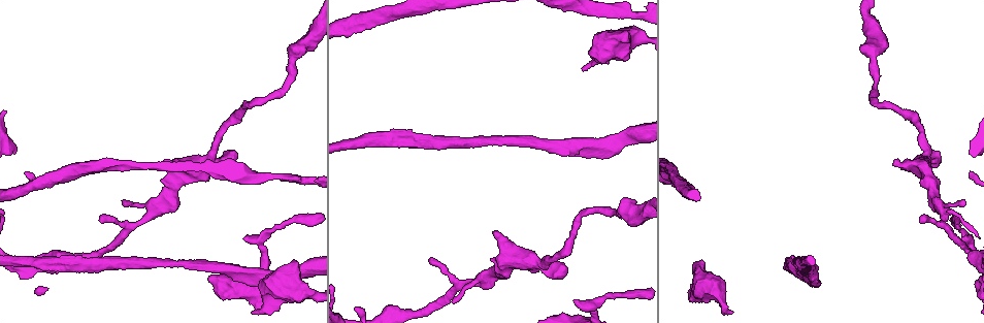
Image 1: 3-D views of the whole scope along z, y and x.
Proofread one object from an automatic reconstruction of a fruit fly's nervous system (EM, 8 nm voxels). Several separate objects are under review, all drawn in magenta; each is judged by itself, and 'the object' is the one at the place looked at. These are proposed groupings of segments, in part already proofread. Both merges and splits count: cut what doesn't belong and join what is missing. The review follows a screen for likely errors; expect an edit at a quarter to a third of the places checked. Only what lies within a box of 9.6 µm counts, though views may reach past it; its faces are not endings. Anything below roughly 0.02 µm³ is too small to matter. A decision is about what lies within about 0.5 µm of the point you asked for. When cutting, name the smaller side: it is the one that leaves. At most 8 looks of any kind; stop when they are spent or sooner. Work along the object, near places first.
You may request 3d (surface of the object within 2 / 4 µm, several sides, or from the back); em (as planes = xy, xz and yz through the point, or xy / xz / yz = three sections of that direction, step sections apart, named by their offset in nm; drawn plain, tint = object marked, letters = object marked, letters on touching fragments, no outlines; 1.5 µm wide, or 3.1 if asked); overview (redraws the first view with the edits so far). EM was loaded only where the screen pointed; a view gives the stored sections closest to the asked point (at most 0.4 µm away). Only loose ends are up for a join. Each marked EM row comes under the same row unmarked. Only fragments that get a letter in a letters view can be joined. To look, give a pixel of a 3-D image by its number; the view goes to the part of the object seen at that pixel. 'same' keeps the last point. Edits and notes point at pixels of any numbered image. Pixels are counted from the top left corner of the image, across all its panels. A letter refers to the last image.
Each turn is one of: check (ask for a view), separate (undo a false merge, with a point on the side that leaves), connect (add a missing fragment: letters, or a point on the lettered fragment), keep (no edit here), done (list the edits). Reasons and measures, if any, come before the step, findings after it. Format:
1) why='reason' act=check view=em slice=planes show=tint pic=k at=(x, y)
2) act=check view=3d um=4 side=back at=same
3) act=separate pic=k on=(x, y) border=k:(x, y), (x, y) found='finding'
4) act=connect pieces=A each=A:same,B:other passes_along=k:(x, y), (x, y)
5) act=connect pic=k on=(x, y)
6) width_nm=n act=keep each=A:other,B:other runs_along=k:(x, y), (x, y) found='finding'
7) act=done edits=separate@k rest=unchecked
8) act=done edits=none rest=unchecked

why='branch stops here' act=check view=em slice=planes show=tint pic=1 at=(573, 300)

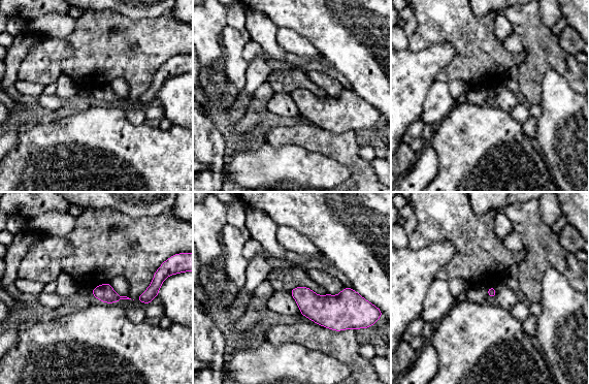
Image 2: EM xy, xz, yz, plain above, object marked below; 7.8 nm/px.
act=check view=em slice=planes show=letters at=same

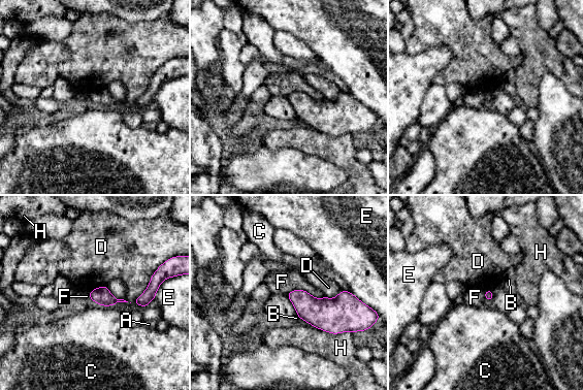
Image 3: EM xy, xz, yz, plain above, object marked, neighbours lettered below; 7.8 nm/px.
act=keep each=A:other,B:other,C:other,D:other,E:other,F:other,H:other border=3:(308, 291), (291, 290), (286, 294) found='none of them fits'

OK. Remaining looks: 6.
act=check view=3d um=4 pic=1 at=(946, 229)

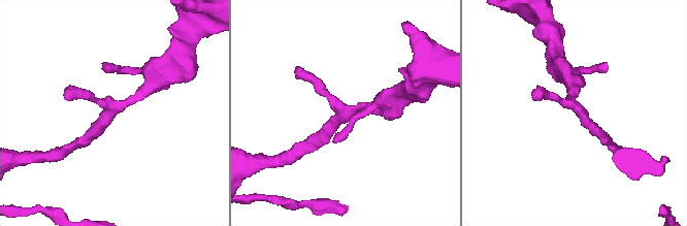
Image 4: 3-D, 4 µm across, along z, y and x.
act=check view=em slice=planes show=tint pic=4 at=(352, 110)

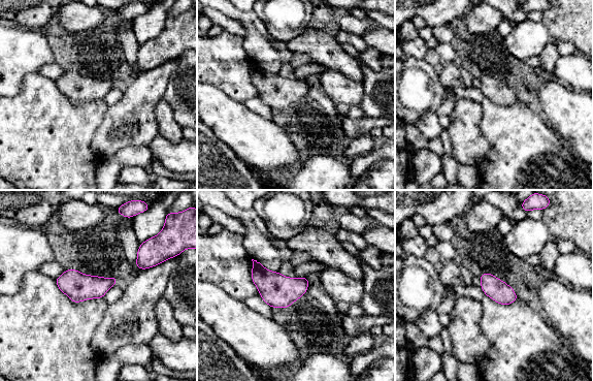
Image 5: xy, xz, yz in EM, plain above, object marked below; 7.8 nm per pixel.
act=check view=em slice=planes show=letters at=same

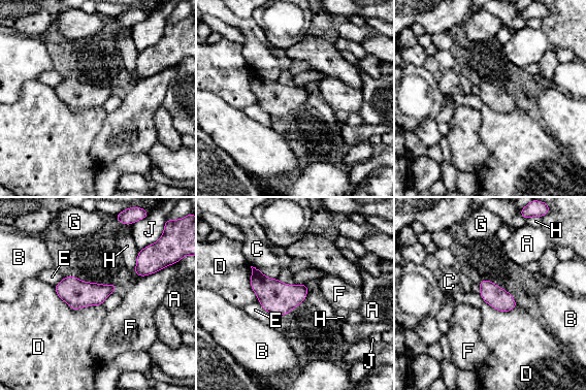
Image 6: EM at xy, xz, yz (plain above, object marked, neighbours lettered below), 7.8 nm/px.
act=keep each=A:other,B:other,C:other,D:other,E:other,F:other,G:other,H:other,J:other border=6:(53, 287), (72, 309), (101, 305) found='one neuron here'

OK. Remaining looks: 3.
why='an open end' act=check view=em slice=yz step=4 show=letters pic=1 at=(255, 285)

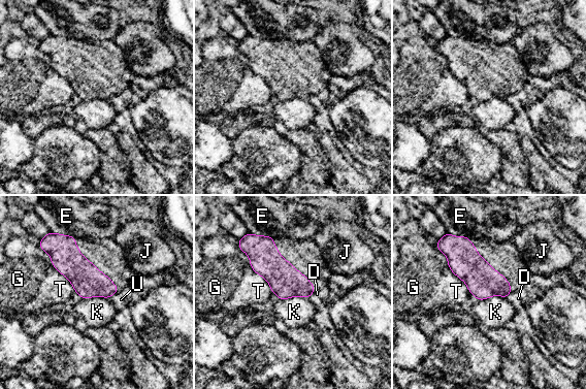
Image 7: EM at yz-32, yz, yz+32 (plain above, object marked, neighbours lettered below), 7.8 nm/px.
act=check view=em slice=planes show=letters at=same

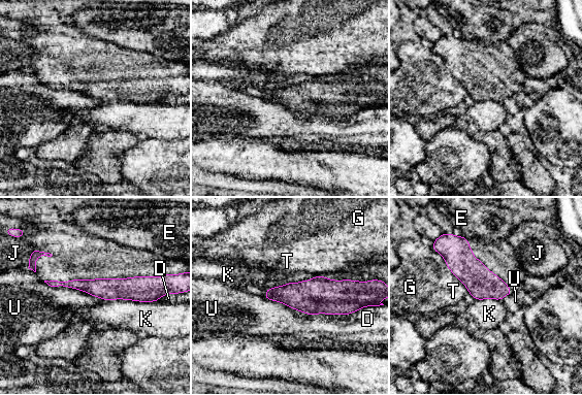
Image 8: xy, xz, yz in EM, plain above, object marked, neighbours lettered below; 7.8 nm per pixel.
act=keep each=D:other,E:other,G:other,J:other,K:other,T:other,U:other border=8:(105, 299), (157, 301) found='none of them fits'

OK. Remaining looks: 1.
act=done edits=none rest=unchecked

